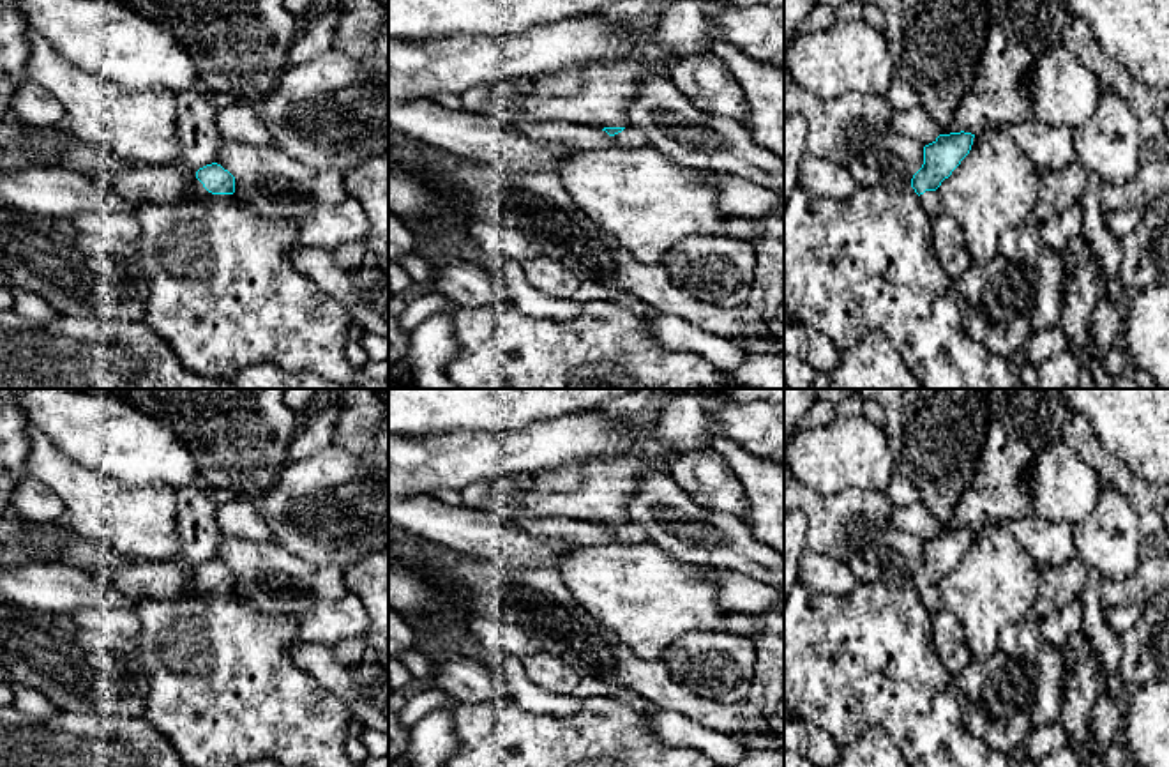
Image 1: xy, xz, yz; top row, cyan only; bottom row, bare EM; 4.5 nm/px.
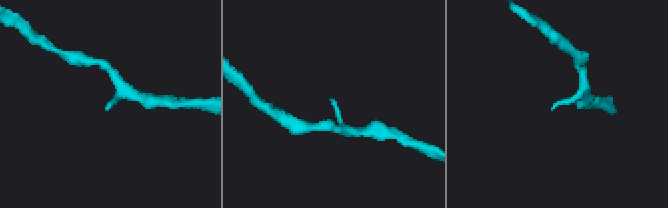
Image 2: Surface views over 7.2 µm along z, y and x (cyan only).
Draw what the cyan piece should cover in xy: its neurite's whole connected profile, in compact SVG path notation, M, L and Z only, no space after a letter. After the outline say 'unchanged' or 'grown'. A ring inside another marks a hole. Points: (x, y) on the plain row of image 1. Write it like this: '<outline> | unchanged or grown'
M212 558L200 564L194 571L194 590L185 597L141 597L134 599L131 611L140 620L140 633L132 638L141 663L148 673L147 709L143 718L157 728L177 749L178 756L189 767L242 767L253 760L272 760L283 767L362 767L353 763L344 744L348 740L348 723L353 719L346 705L330 691L327 691L314 677L297 668L290 659L290 647L298 638L298 624L286 615L268 615L235 592L235 573L221 560Z | grown

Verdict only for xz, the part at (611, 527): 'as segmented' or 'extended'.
extended

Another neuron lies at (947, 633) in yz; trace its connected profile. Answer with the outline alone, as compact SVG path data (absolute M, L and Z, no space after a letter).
M939 608L939 611L931 617L931 638L941 659L948 657L959 647L966 645L961 622L945 608Z

